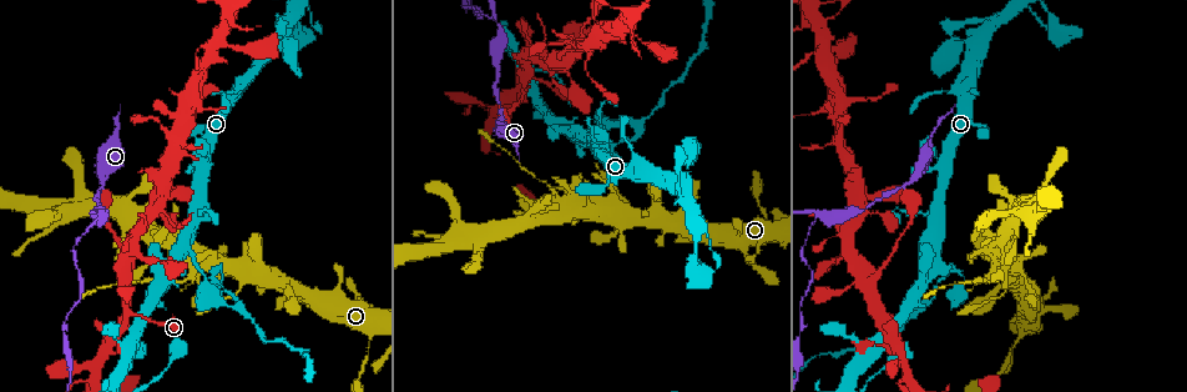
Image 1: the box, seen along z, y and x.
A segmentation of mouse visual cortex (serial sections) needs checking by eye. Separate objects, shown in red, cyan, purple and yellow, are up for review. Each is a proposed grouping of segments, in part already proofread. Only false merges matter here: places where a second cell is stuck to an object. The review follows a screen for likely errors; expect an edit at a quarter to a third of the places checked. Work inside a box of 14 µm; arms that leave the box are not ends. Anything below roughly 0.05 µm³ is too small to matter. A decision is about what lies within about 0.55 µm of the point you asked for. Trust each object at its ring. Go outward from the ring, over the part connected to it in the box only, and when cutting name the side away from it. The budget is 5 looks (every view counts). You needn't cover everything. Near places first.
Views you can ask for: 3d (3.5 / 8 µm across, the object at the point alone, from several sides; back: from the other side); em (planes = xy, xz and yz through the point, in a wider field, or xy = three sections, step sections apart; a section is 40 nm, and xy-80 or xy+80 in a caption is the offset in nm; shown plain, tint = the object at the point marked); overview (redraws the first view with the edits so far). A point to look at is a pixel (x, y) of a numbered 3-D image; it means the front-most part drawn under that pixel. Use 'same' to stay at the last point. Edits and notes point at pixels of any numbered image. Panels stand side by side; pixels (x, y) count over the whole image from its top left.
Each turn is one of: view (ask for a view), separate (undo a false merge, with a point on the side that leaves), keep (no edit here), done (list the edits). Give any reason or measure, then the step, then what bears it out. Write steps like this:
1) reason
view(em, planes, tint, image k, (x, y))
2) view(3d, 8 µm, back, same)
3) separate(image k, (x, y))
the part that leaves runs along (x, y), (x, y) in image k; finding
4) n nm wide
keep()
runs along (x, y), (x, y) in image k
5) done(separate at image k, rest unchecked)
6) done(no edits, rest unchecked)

view(3d, 3.5 µm, image 1, (870, 312))

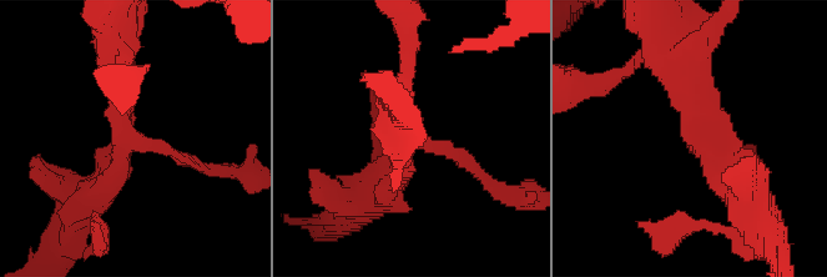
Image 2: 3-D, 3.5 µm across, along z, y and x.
3 arms; arms of 150, 300, 350 nm; now the EM
view(em, xy, step 2, tint, image 2, (130, 139))

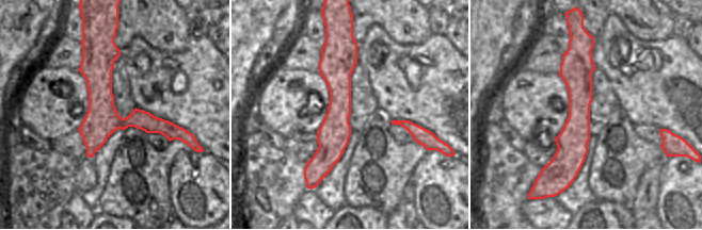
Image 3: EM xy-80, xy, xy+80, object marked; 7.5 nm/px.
keep()
all the same cell

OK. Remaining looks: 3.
three-way junction
view(3d, 3.5 µm, image 1, (99, 219))

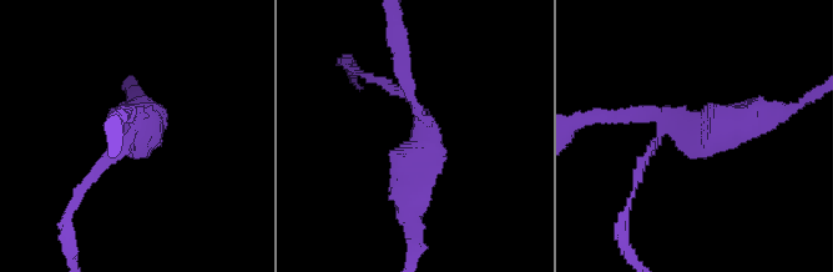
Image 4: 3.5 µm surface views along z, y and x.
now the EM
view(em, xy, step 1, tint, image 4, (417, 110))

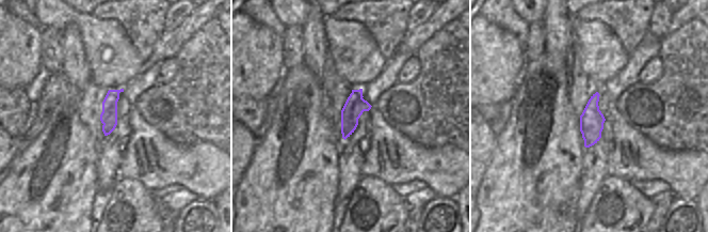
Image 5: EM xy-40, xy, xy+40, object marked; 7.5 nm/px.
3 arms
separate(image 4, (382, 80))
the part that leaves runs along (402, 90), (359, 75), (348, 65) in image 4; two cells meet here

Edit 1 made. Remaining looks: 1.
done(separate at image 4, rest unchecked)

